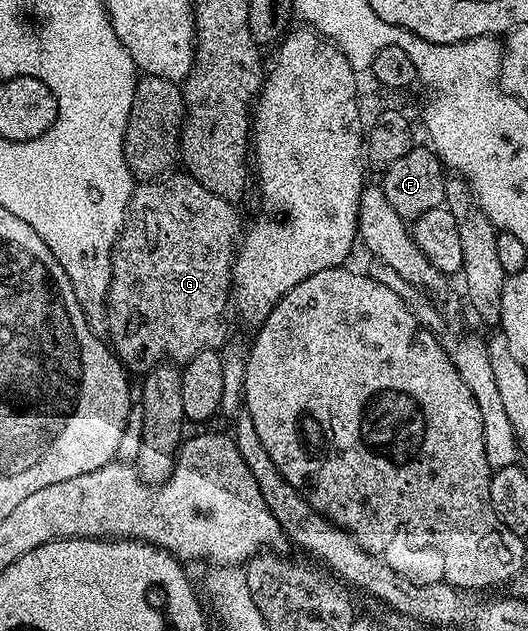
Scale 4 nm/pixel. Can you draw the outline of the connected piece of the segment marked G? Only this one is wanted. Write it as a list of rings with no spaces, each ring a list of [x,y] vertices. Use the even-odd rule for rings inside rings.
[[[178,173],[132,189],[127,219],[111,250],[111,283],[105,307],[107,330],[111,333],[109,342],[115,357],[136,376],[166,362],[185,363],[197,352],[219,350],[227,338],[231,264],[235,261],[241,222],[239,226],[239,218],[231,207],[234,205],[228,199],[209,192],[196,178]]]

